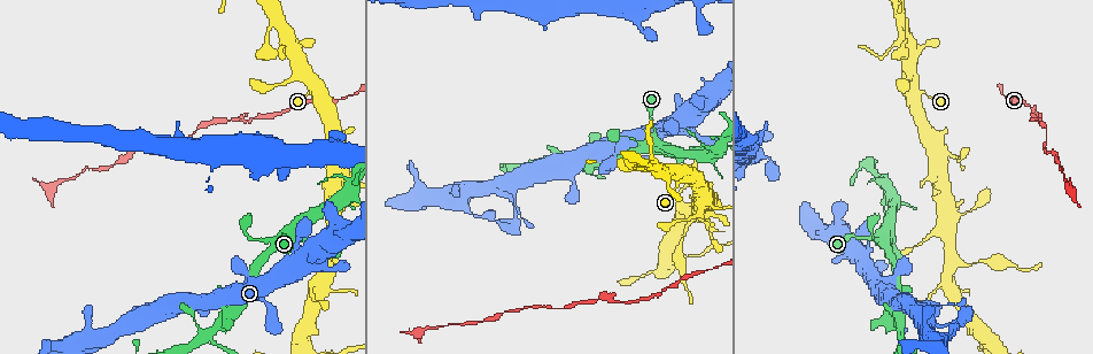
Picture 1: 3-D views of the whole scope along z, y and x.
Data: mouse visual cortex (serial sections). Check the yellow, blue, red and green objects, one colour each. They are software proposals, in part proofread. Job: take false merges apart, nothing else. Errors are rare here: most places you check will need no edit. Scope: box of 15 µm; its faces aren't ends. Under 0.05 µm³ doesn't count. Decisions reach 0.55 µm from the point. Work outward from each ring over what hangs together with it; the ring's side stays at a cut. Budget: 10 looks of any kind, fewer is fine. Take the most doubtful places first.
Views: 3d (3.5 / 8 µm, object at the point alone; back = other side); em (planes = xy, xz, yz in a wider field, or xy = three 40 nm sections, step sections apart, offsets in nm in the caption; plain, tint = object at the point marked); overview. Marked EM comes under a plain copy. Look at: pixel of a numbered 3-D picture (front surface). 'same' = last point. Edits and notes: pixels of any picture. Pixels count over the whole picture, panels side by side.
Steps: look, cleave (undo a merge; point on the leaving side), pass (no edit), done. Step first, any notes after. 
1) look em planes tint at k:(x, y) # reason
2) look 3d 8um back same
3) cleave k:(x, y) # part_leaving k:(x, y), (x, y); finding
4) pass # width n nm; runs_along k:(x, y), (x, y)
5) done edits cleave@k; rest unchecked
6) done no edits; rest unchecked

look 3d 3.5um at 1:(234, 118) # narrows sharply

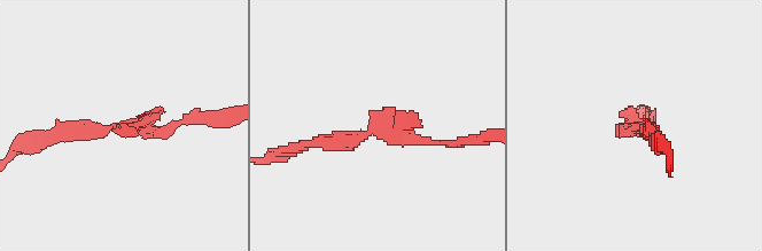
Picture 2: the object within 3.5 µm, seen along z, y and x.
look em planes tint at 2:(638, 129) # now the EM

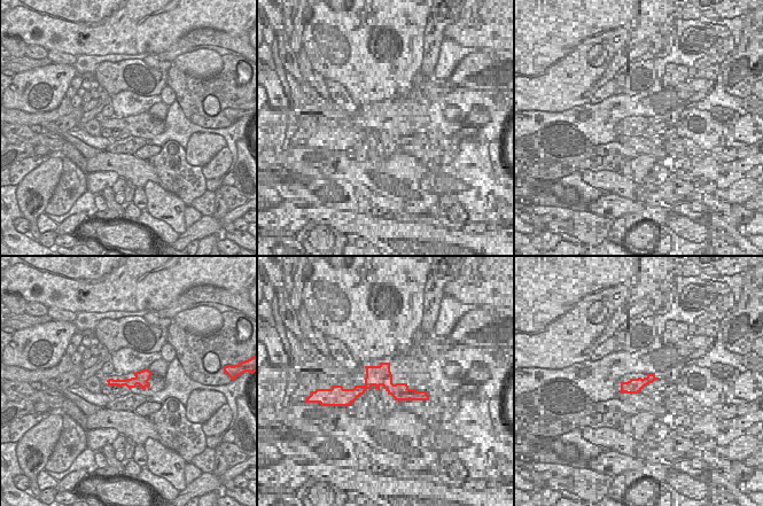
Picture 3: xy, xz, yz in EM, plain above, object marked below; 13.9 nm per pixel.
look em xy step 3 tint same # another direction

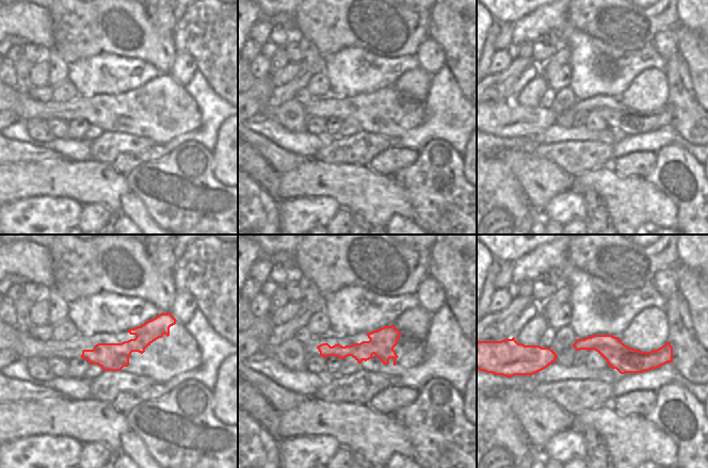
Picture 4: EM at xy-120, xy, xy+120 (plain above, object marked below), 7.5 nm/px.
pass # runs_along 4:(173, 321), (116, 355), (84, 355); one cell here

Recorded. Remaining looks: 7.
look 3d 8um back at 1:(656, 140) # narrows sharply

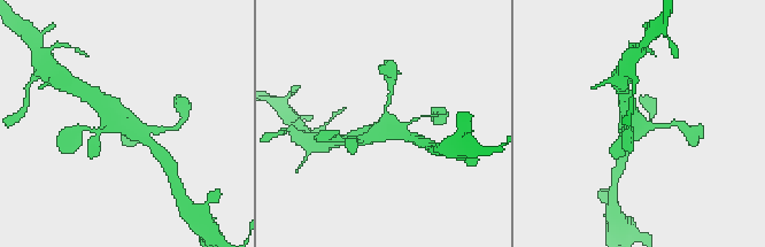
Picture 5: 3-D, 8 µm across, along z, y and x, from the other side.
look 3d 3.5um back at 5:(390, 125)

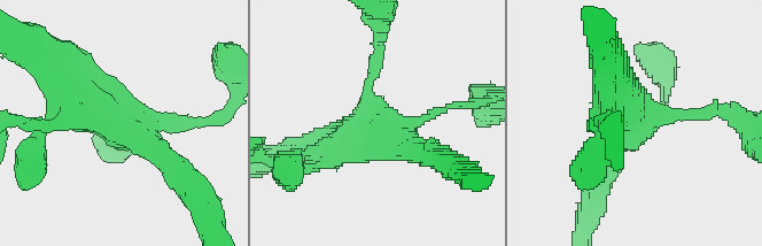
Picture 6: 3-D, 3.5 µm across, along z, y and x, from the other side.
look em xy step 3 tint at 6:(371, 121)

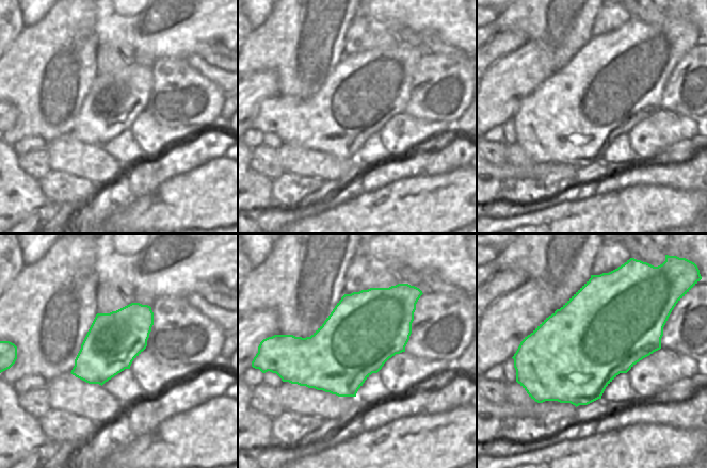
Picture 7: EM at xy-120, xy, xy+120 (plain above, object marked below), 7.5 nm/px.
pass # runs_along 6:(376, 50), (370, 120), (430, 153); all the same cell

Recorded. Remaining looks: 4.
look 3d 3.5um at 1:(1046, 139) # narrows sharply

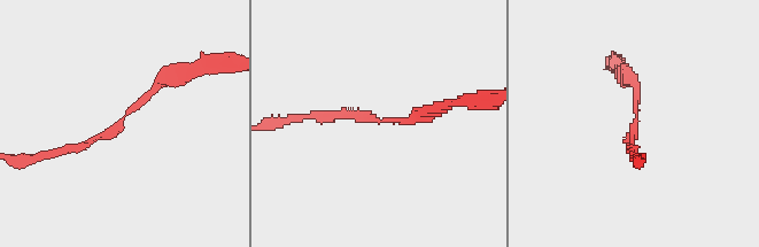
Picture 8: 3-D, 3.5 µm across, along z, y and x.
look em xy step 1 tint at 8:(387, 119) # shape alone is not enough

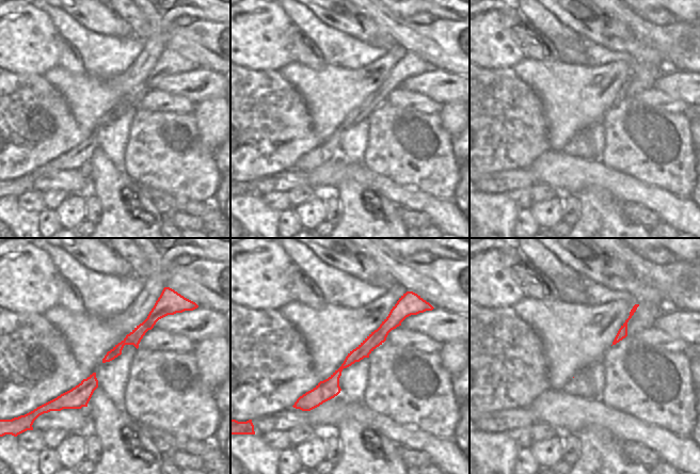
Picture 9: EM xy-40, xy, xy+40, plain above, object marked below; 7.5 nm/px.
look em xy step 5 tint same # cut it another way

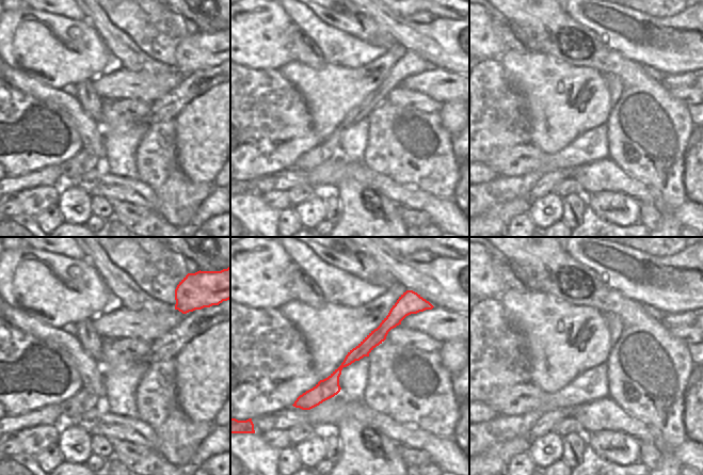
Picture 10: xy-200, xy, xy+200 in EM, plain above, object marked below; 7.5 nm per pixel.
pass # runs_along 8:(190, 74), (162, 77), (109, 134), (63, 148); one cell here

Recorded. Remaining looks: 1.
done no edits; rest unchecked

